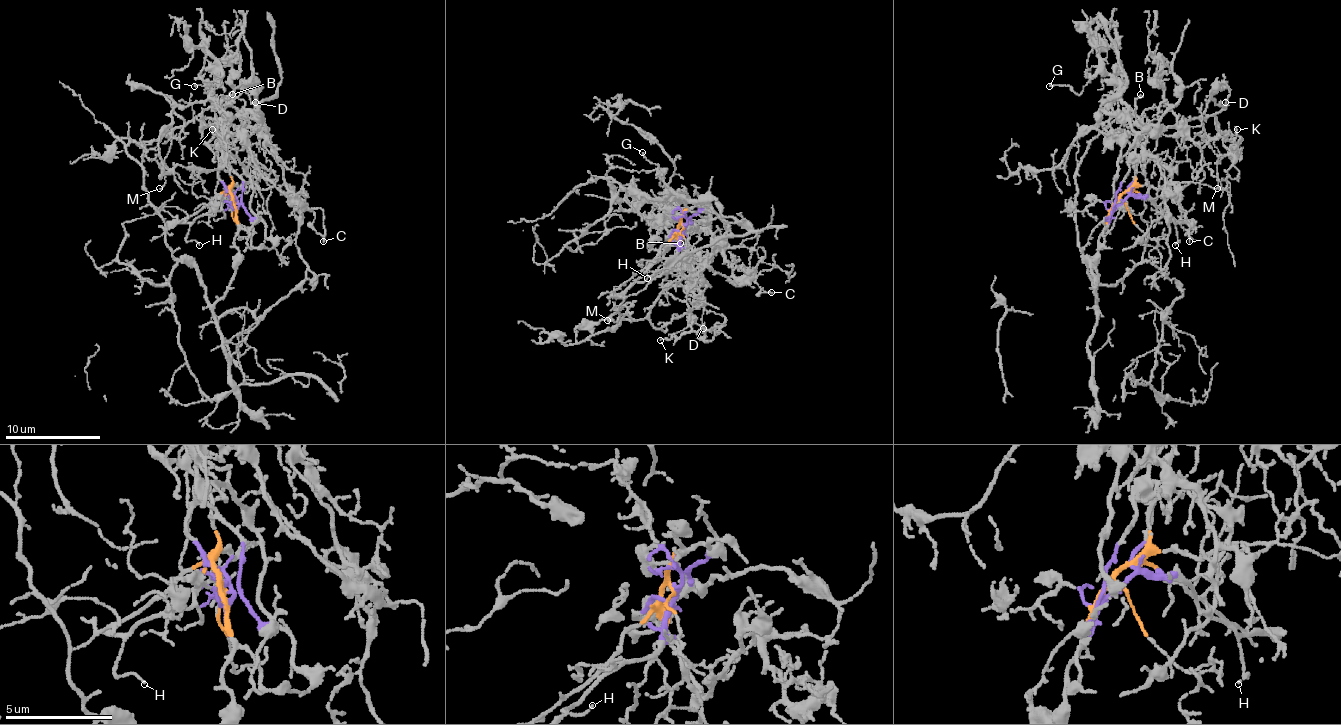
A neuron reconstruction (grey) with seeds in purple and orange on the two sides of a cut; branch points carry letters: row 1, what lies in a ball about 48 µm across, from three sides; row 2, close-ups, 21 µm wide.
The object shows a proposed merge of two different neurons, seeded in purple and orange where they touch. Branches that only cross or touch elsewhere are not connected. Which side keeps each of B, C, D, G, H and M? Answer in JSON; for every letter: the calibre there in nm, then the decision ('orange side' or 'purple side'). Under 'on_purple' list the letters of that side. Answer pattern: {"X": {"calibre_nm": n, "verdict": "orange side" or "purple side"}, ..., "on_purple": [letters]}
{"B": {"calibre_nm": 160, "verdict": "purple side"}, "C": {"calibre_nm": 120, "verdict": "purple side"}, "D": {"calibre_nm": 120, "verdict": "purple side"}, "G": {"calibre_nm": 120, "verdict": "purple side"}, "H": {"calibre_nm": 90, "verdict": "purple side"}, "M": {"calibre_nm": 120, "verdict": "purple side"}, "on_purple": ["B", "C", "D", "G", "H", "M"]}

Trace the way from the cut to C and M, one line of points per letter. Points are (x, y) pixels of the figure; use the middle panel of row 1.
C: (683, 223), (667, 238), (669, 243), (700, 231), (712, 235), (736, 276), (750, 276), (760, 290), (772, 293)
M: (683, 223), (667, 238), (669, 243), (707, 231), (714, 250), (683, 286), (667, 288), (645, 317), (607, 319)

